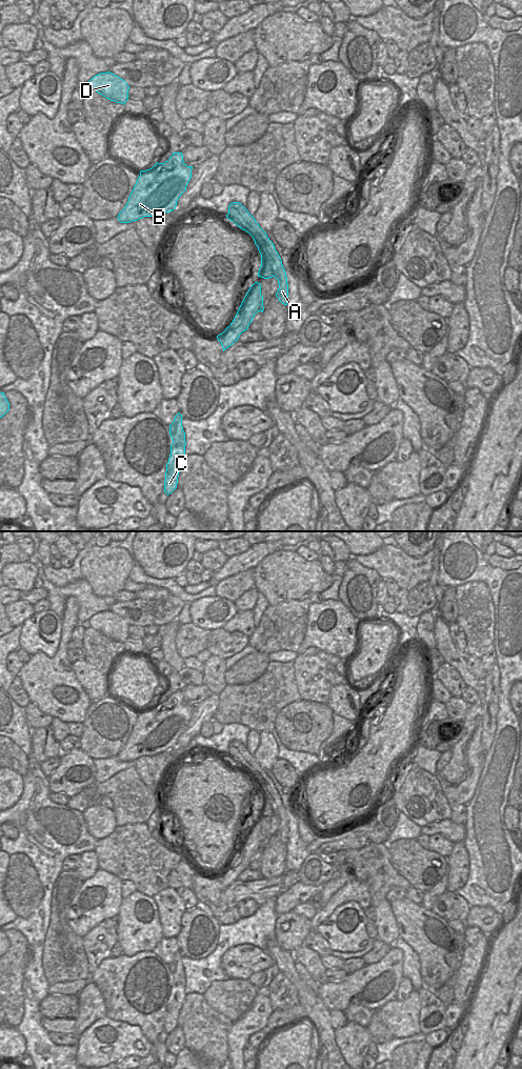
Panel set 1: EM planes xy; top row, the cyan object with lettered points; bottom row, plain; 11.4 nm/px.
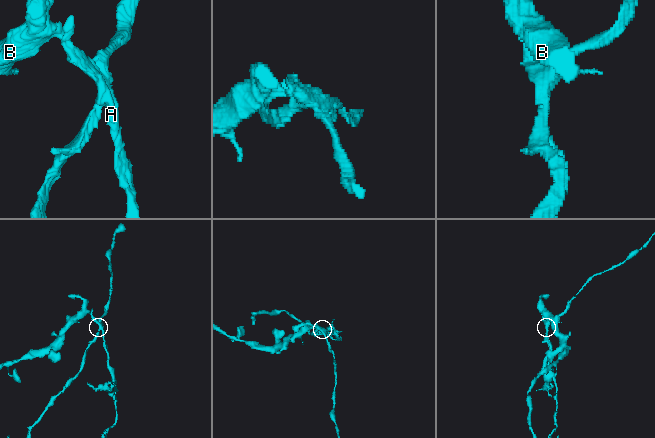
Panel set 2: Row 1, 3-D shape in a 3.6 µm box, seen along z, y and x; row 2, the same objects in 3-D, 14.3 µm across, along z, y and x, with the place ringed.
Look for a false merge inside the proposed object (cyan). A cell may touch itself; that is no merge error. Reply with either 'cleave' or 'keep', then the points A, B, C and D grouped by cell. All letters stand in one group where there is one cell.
cleave; groups A B D / C

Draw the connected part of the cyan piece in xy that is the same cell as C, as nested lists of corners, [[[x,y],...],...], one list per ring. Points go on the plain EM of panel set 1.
[[[182,953],[175,954],[174,961],[169,964],[169,973],[173,979],[170,993],[166,1003],[164,1031],[168,1034],[177,1027],[179,1011],[182,1007],[185,993],[185,971],[182,965]]]

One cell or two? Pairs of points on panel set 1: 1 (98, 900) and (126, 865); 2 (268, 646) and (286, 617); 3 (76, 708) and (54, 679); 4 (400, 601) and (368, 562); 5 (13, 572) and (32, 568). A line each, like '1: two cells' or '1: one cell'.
1: two cells
2: one cell
3: one cell
4: two cells
5: one cell

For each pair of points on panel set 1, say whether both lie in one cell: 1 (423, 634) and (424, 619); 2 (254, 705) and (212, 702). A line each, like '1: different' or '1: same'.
1: same
2: different

